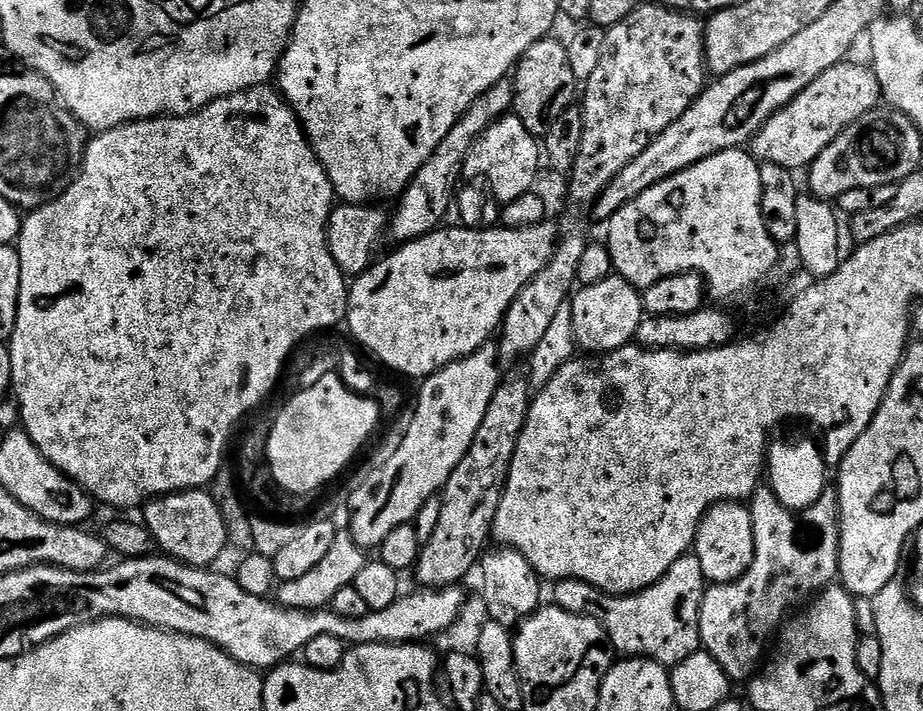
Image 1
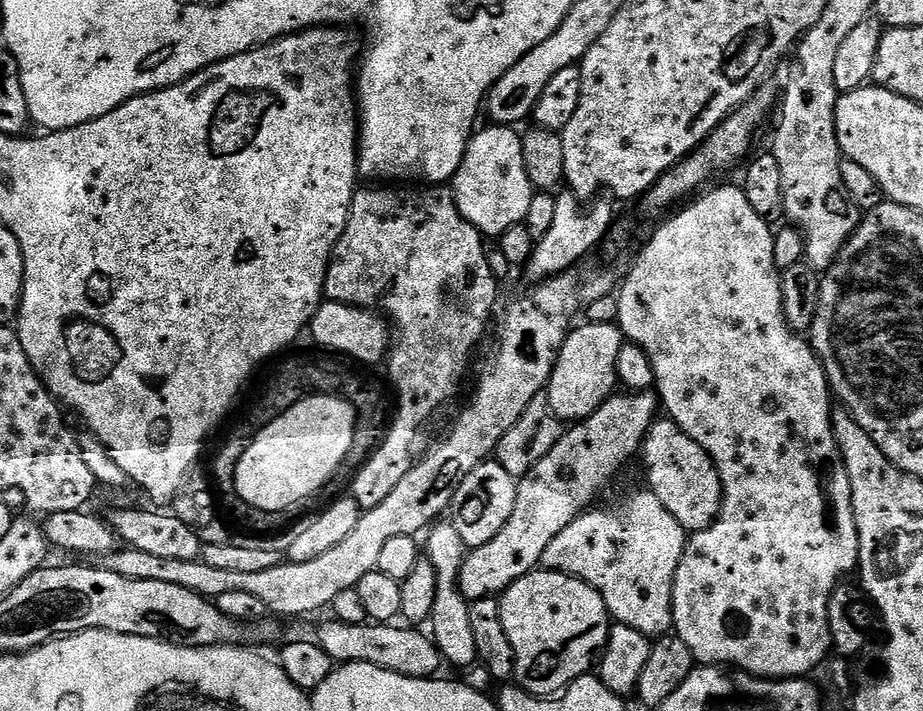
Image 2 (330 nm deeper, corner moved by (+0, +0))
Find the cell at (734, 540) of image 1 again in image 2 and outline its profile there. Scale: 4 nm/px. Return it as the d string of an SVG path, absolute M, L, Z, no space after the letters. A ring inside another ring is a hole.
M657 418L642 441L647 487L674 514L687 533L709 528L720 512L720 475L710 454L690 438L671 418Z

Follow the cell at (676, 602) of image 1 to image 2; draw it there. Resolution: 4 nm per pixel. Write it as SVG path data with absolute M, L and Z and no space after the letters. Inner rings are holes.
M650 490L632 492L609 508L589 507L565 525L549 542L540 564L549 572L565 572L586 582L602 598L609 617L617 624L625 624L649 638L660 638L673 631L672 579L686 543L685 528L666 510Z

